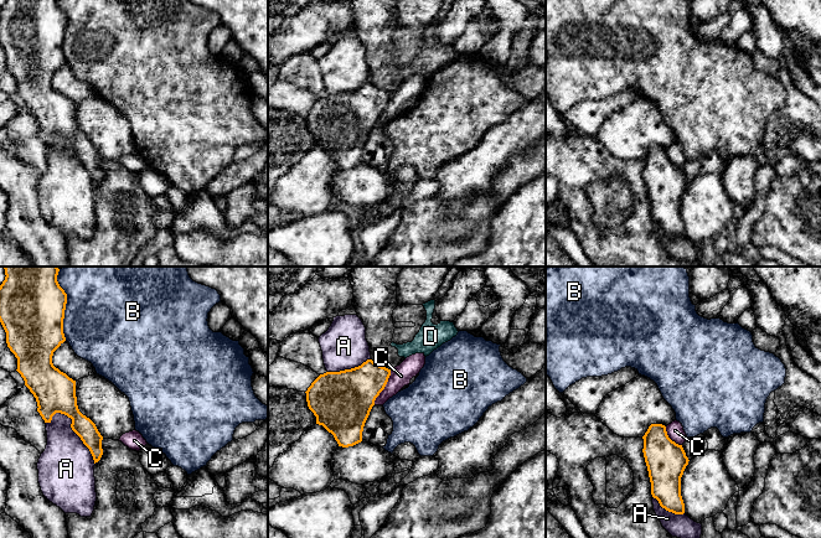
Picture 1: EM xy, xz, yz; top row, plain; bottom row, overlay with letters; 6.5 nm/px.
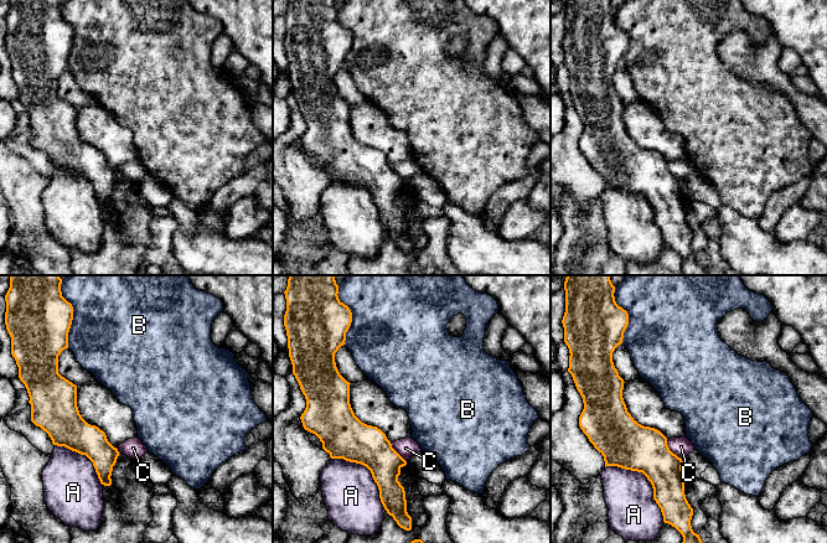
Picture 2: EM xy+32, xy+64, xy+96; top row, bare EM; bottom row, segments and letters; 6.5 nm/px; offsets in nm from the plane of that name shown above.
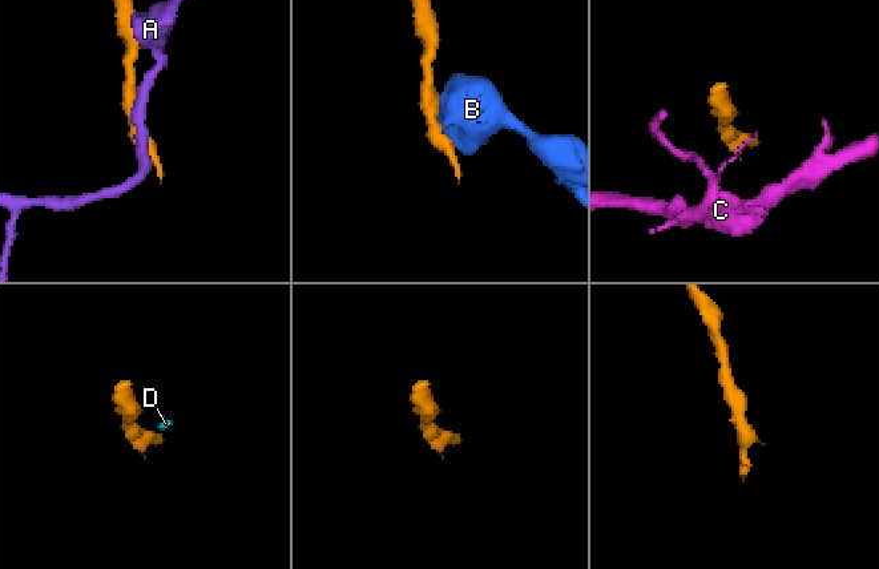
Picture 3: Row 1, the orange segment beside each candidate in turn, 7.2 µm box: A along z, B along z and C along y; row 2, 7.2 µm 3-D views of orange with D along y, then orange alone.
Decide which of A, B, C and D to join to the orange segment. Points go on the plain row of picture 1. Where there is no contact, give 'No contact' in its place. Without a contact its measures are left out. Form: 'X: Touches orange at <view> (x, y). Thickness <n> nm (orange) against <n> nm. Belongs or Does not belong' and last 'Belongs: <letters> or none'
A: Touches orange at xy (76, 155). Thickness 190 nm (orange) against 360 nm. Does not belong
B: Touches orange at xy (65, 31). Thickness 420 nm (orange) against 500 nm. Does not belong
C: Touches orange at xz (383, 110). Thickness 360 nm (orange) against 140 nm. Does not belong
D: Touches orange at xz (387, 91). Thickness 280 nm (orange) against 20 nm. Does not belong
Belongs: none

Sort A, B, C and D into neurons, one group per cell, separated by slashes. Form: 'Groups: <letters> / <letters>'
Groups: A / B / C / D

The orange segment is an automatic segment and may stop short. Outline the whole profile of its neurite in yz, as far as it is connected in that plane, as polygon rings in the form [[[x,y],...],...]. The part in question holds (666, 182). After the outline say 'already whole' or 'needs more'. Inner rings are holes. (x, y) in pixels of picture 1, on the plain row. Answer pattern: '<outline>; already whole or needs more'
[[[651,146],[642,161],[652,219],[666,233],[683,237],[681,200],[690,182],[682,167],[668,160],[662,146]]]; already whole

